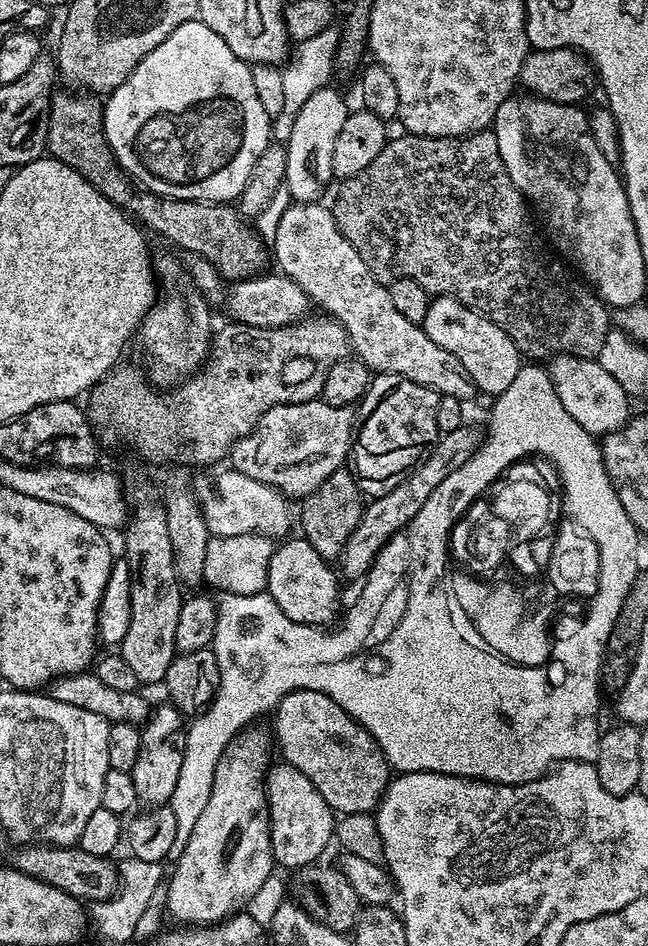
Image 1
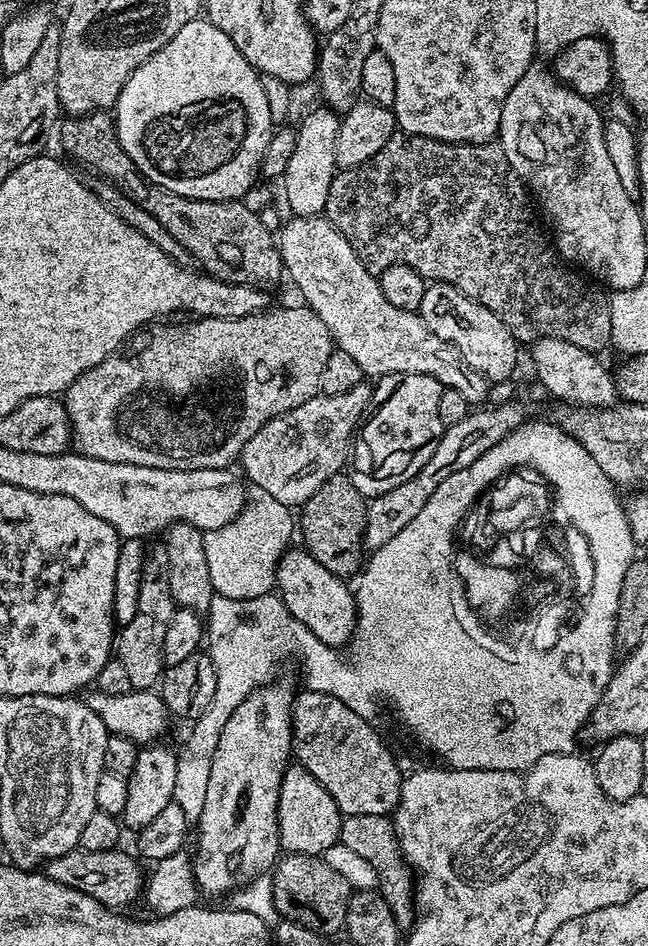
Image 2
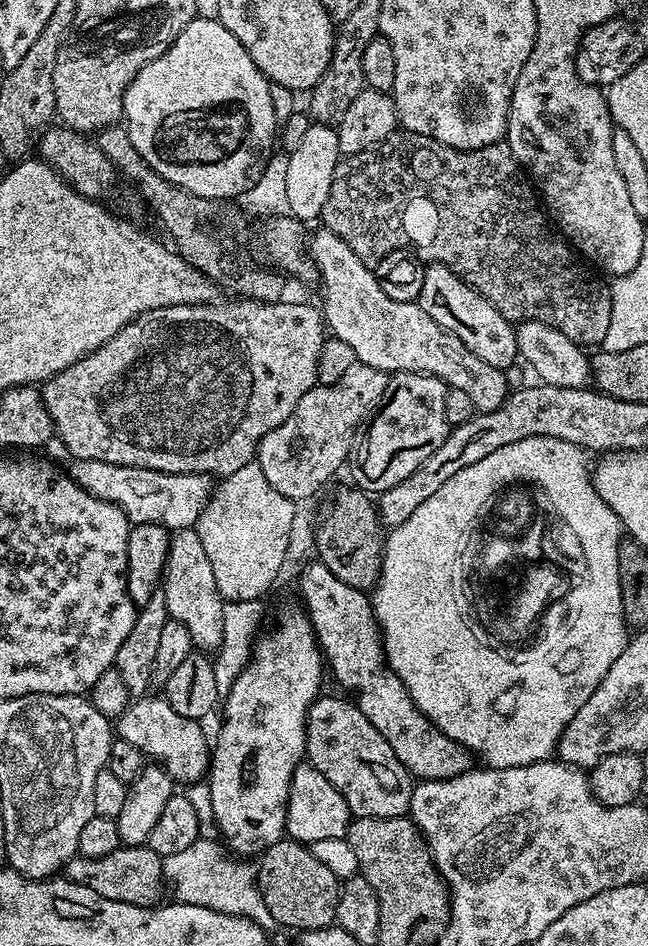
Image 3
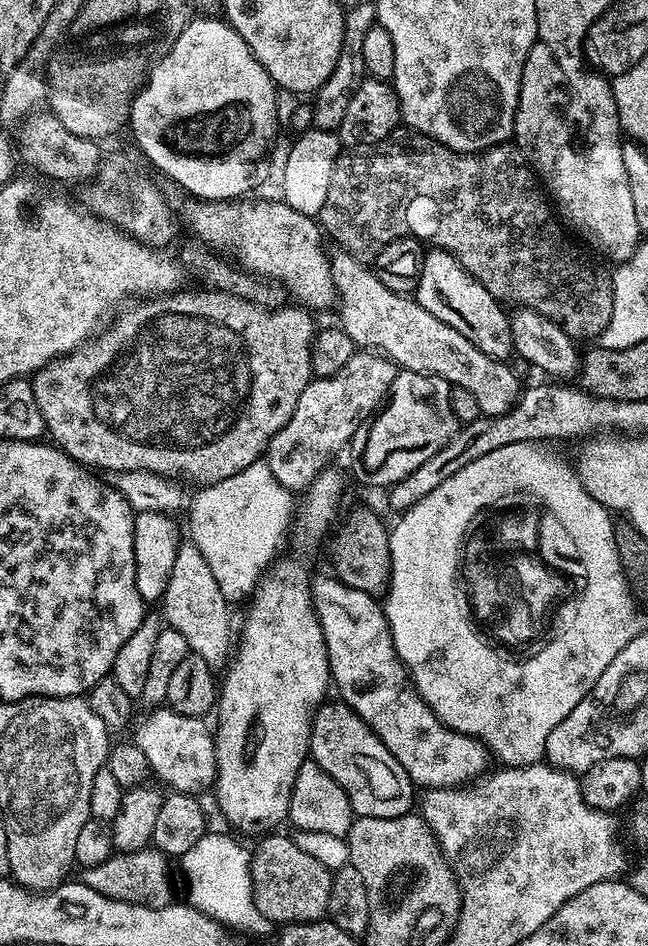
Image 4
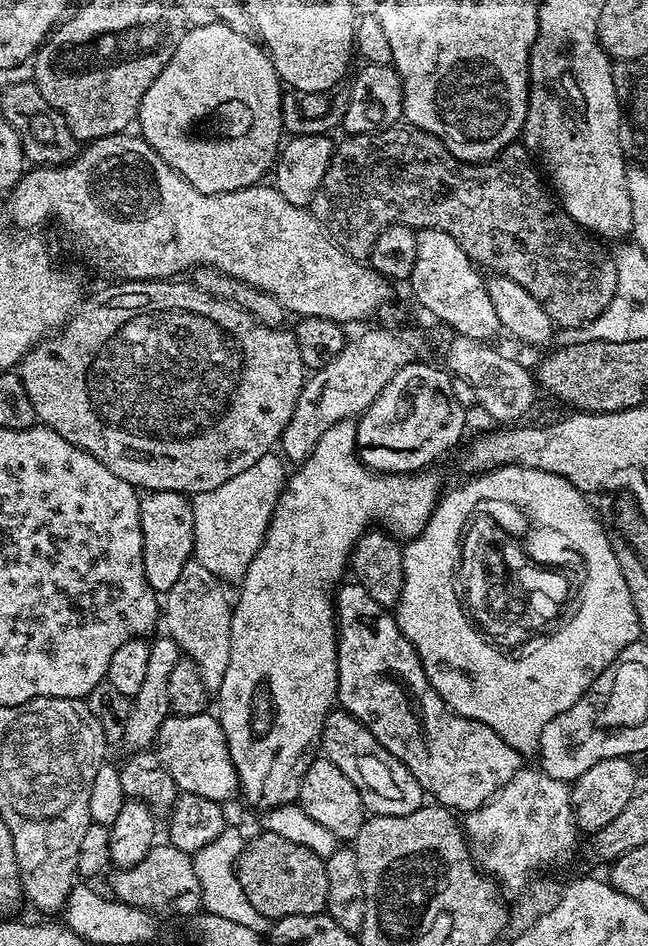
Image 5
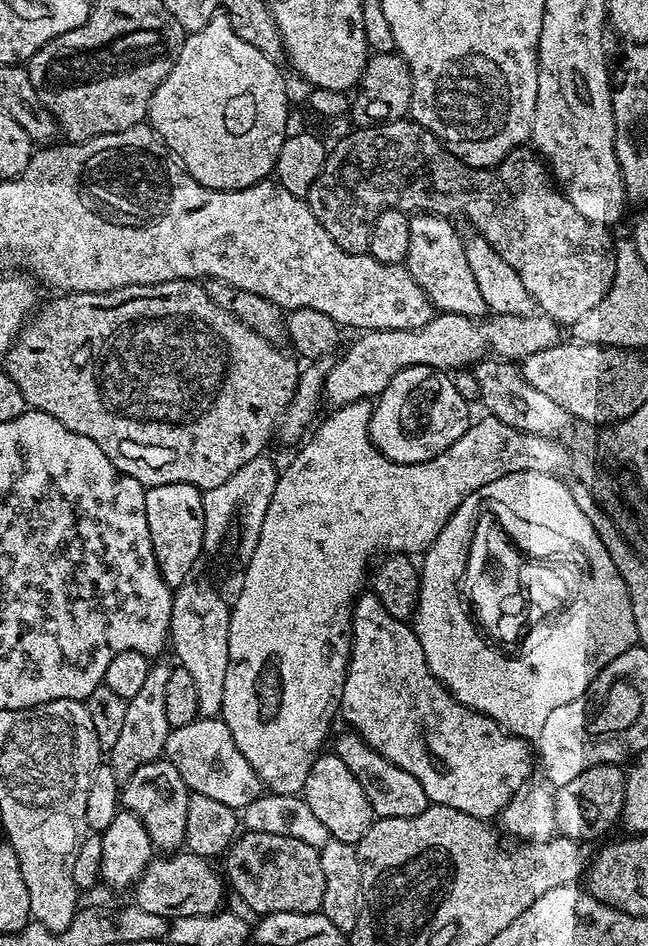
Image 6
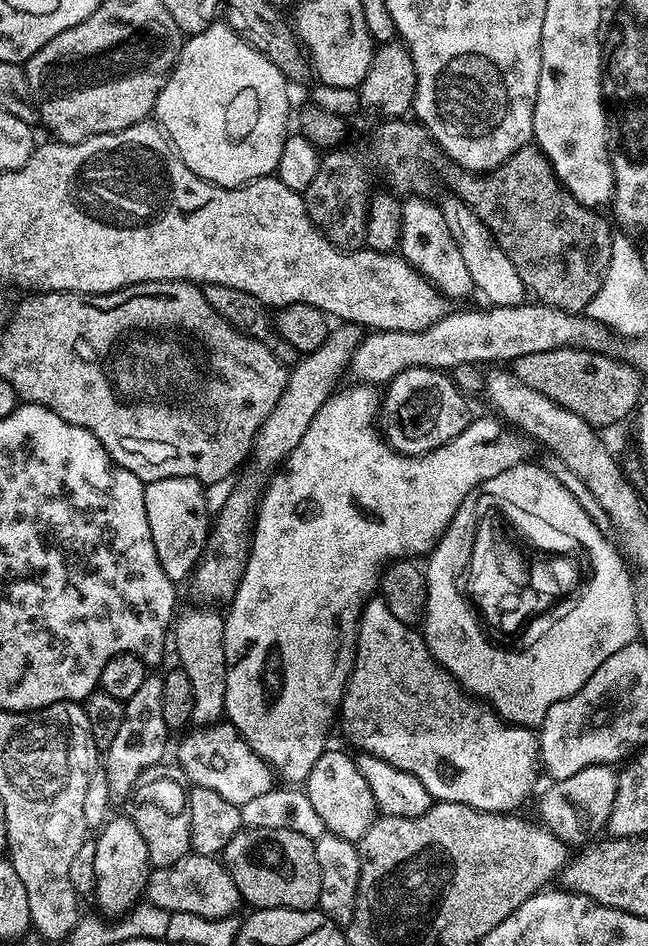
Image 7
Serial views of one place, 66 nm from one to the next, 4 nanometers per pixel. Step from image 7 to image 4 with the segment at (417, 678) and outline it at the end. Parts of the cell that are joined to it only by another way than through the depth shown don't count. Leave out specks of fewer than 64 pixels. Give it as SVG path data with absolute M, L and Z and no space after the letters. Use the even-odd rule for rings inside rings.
M320 576L317 580L315 577L311 581L312 604L326 638L332 684L335 691L336 688L340 691L337 692L339 699L354 709L358 718L374 730L386 750L402 762L413 785L420 787L421 784L424 790L458 788L467 785L470 782L467 780L483 777L489 771L489 748L473 736L447 728L421 698L396 653L388 616L381 601L328 576Z

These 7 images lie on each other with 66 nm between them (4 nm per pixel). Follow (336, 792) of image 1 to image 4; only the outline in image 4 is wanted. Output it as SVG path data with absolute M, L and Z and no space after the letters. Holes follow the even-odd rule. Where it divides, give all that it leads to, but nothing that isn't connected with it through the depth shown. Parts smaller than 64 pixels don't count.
M339 698L332 699L321 704L312 719L308 747L311 760L322 766L322 770L346 790L346 798L350 798L350 806L357 817L398 818L409 815L413 811L414 785L408 771L394 754L390 754L390 750L386 750L374 730L358 718L354 709Z

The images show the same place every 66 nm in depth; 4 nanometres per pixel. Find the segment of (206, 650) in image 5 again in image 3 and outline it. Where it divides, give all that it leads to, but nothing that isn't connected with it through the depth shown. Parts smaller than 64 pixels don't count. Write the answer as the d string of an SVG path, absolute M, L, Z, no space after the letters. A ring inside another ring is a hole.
M195 527L178 528L171 533L168 542L168 565L165 566L162 577L162 599L168 608L169 617L182 622L182 626L190 630L190 638L197 649L219 648L222 642L225 601L219 595L213 567L206 558L205 547L202 546Z

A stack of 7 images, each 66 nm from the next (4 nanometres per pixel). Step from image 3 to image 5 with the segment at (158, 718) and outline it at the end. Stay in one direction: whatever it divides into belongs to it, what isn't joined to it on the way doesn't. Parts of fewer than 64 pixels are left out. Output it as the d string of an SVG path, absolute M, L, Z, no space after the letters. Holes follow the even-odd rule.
M211 711L193 716L169 714L158 730L154 751L170 778L174 778L180 792L221 802L227 802L232 795L237 795L240 780L236 777L236 767L228 753L220 721L213 713L211 716Z

